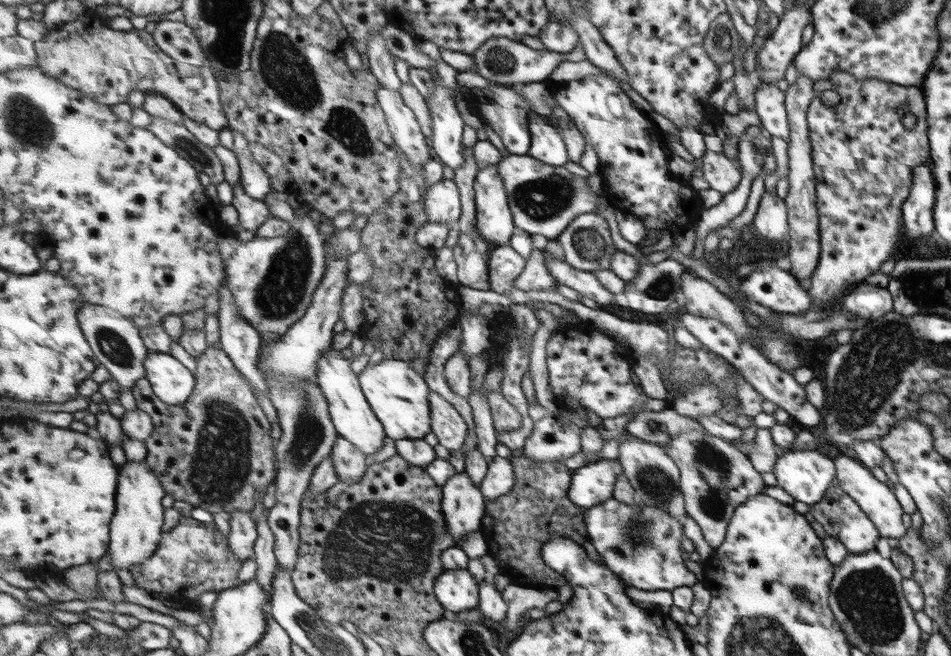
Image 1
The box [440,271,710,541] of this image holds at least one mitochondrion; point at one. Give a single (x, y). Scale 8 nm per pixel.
(656, 483)

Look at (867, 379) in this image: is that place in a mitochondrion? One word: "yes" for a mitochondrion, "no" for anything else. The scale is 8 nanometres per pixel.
yes

